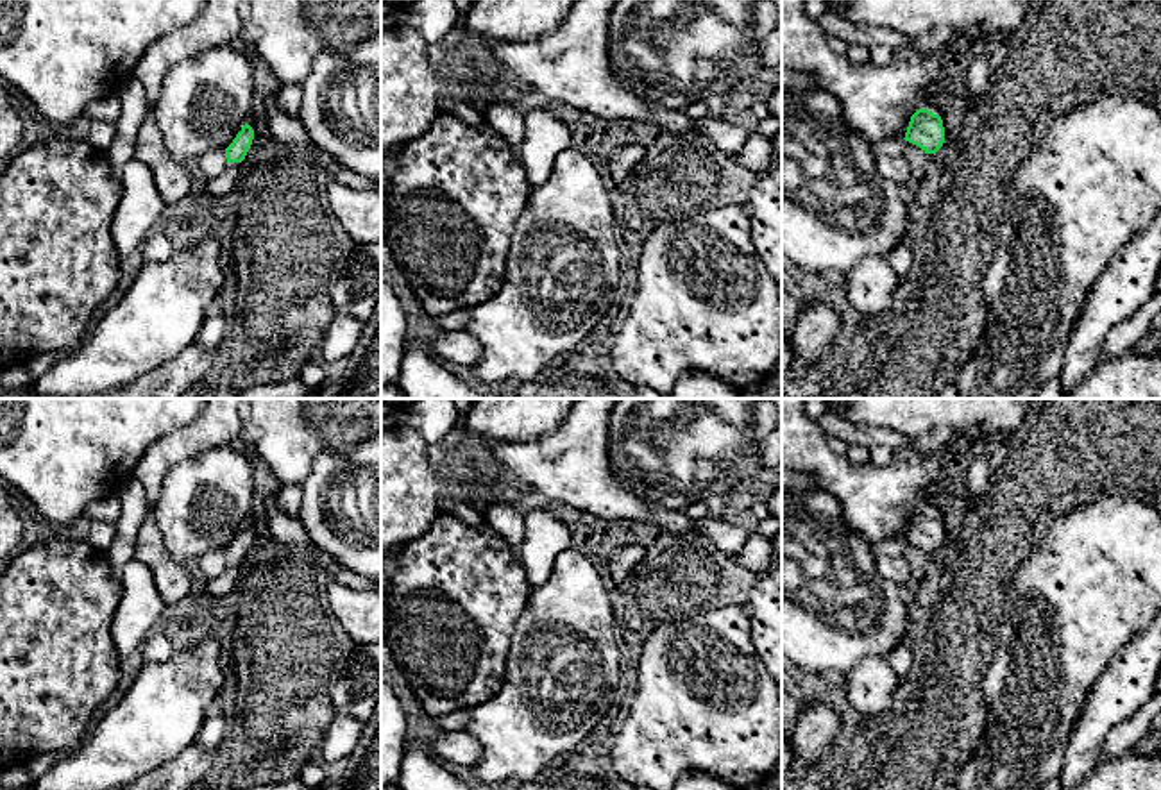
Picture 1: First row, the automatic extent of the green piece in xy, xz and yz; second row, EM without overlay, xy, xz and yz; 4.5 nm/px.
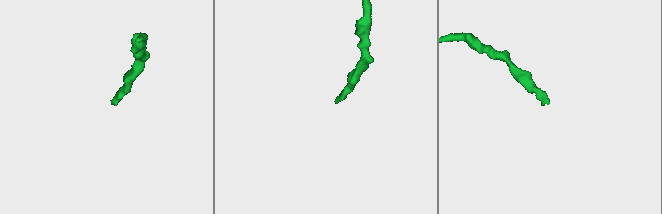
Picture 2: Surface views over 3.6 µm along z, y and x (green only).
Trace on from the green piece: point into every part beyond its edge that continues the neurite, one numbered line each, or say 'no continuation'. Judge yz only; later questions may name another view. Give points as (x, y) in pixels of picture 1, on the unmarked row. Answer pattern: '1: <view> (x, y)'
no continuation

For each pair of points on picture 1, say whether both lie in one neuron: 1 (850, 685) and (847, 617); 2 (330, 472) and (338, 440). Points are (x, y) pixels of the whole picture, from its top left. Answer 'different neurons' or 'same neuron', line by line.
1: different neurons
2: different neurons

